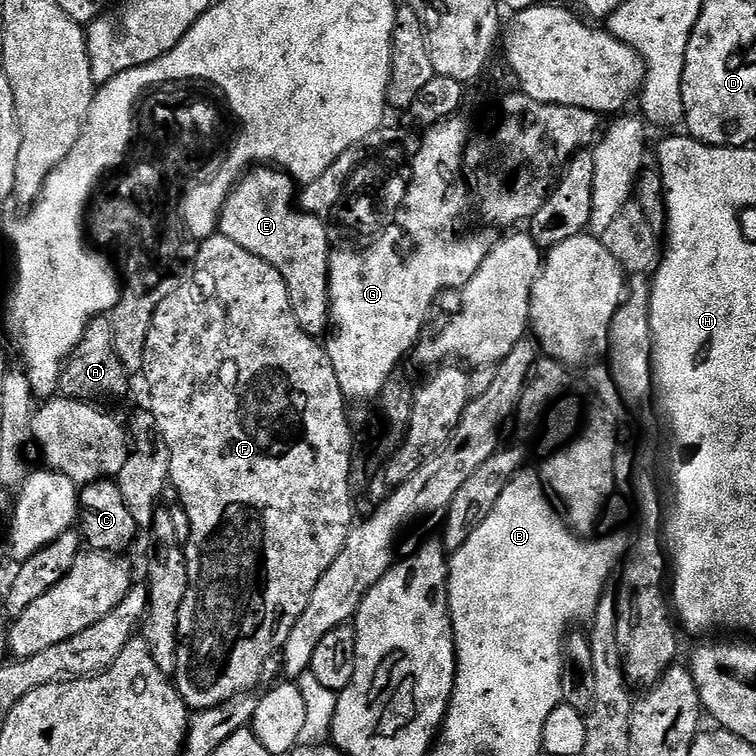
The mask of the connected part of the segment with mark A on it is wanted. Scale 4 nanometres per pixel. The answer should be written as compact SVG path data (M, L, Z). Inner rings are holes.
M107 315L97 316L89 322L78 346L64 362L60 371L61 397L85 402L101 402L112 400L115 396L124 396L128 392L130 373L122 366L122 358L118 358L118 350L114 350L114 330L112 321Z

